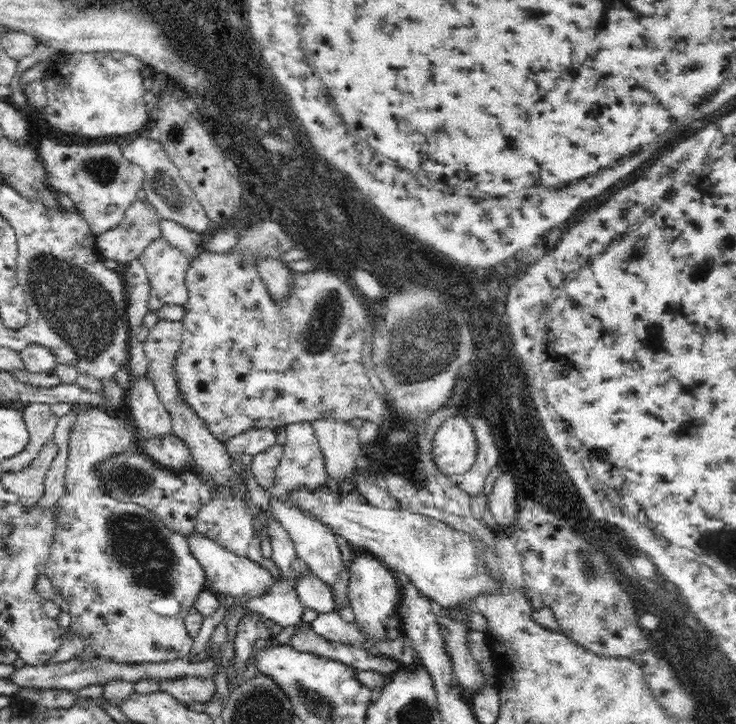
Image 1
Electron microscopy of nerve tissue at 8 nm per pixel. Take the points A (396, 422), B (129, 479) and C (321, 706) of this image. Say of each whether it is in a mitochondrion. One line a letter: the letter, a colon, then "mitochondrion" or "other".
A: other
B: mitochondrion
C: mitochondrion

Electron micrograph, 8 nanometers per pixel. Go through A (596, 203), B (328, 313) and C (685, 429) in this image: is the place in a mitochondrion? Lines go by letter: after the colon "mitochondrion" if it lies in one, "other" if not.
A: other
B: mitochondrion
C: other

